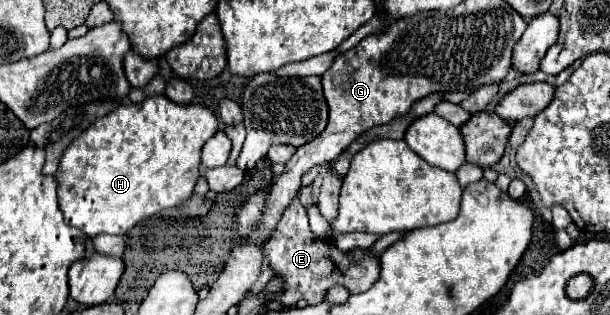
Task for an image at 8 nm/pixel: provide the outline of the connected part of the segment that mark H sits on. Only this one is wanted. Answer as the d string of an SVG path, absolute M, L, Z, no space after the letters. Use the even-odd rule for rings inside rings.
M152 95L142 103L118 105L106 117L94 121L68 149L64 151L60 165L54 173L58 183L58 205L64 213L64 221L78 227L88 237L100 233L124 235L136 223L158 215L166 207L178 207L184 203L200 175L202 145L218 131L216 115L200 105L174 105L164 95Z

